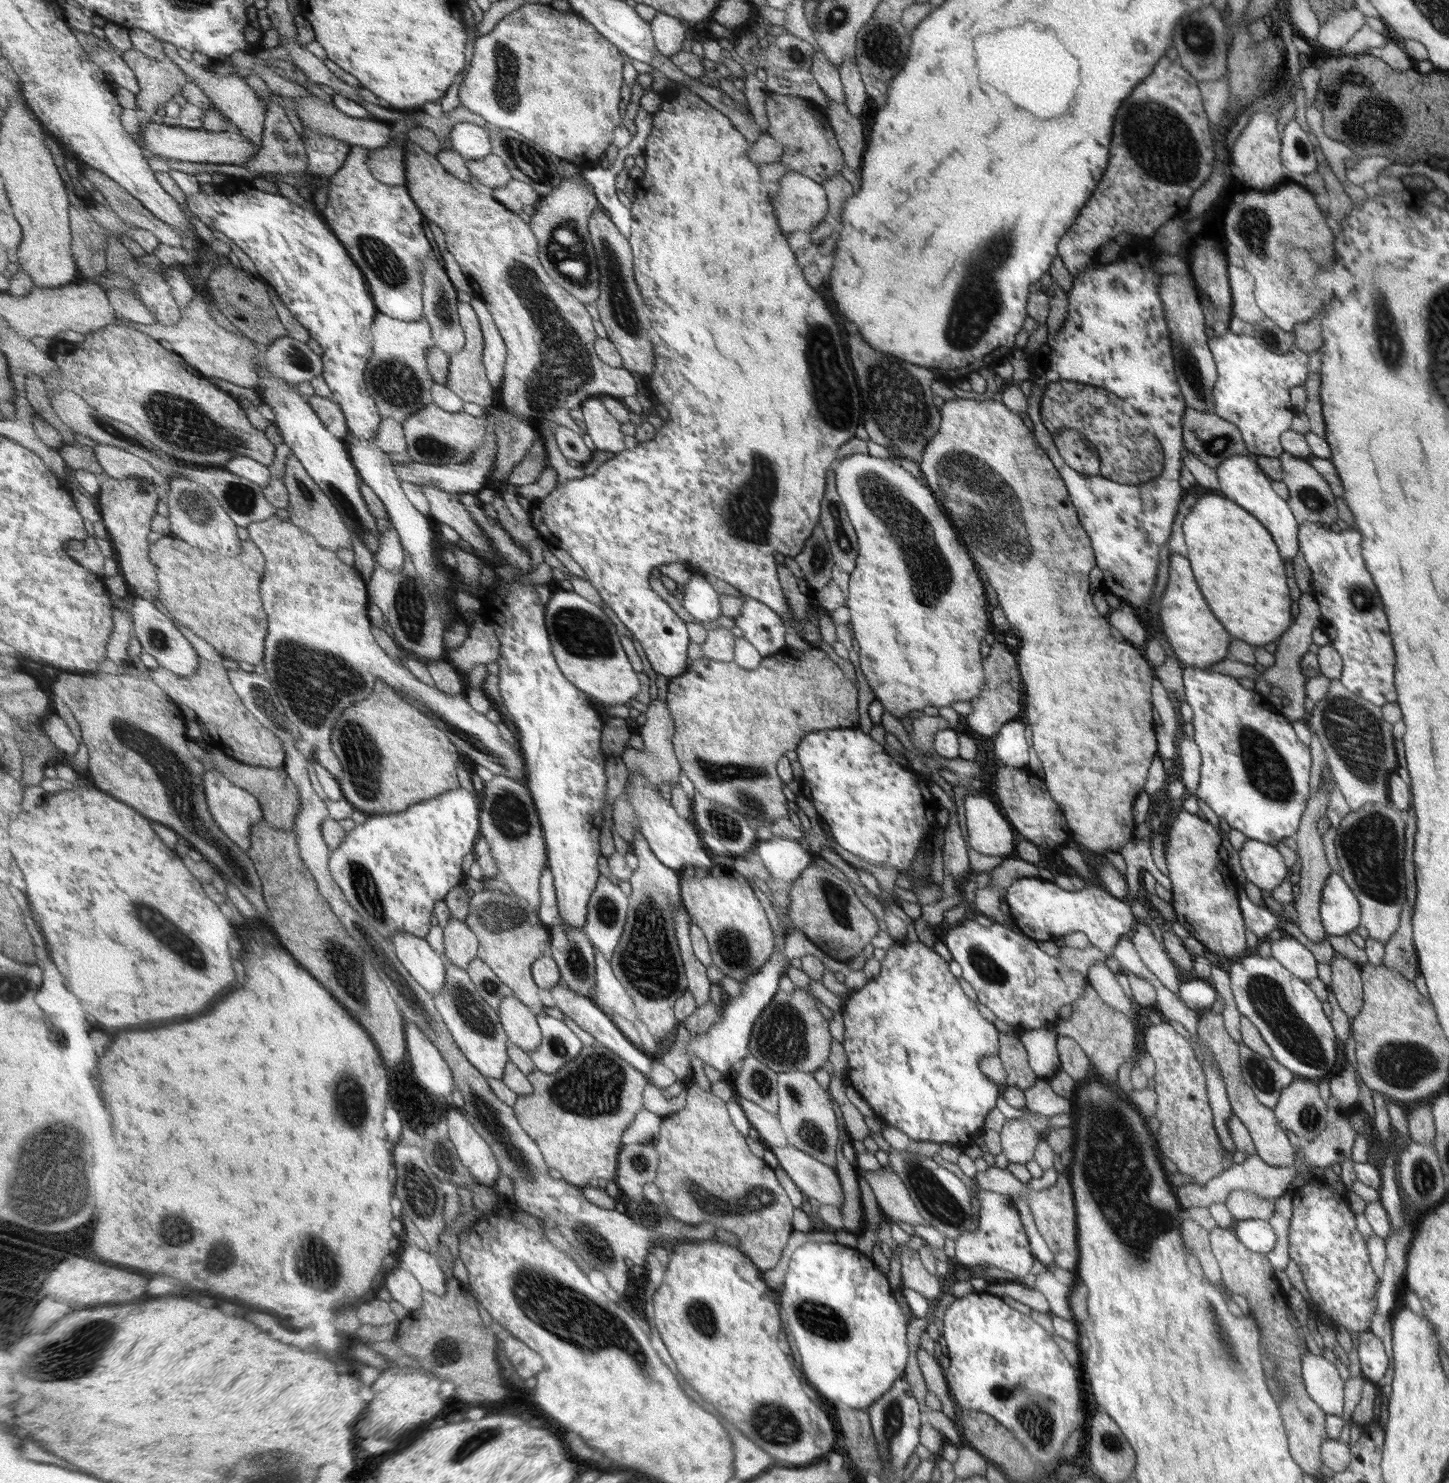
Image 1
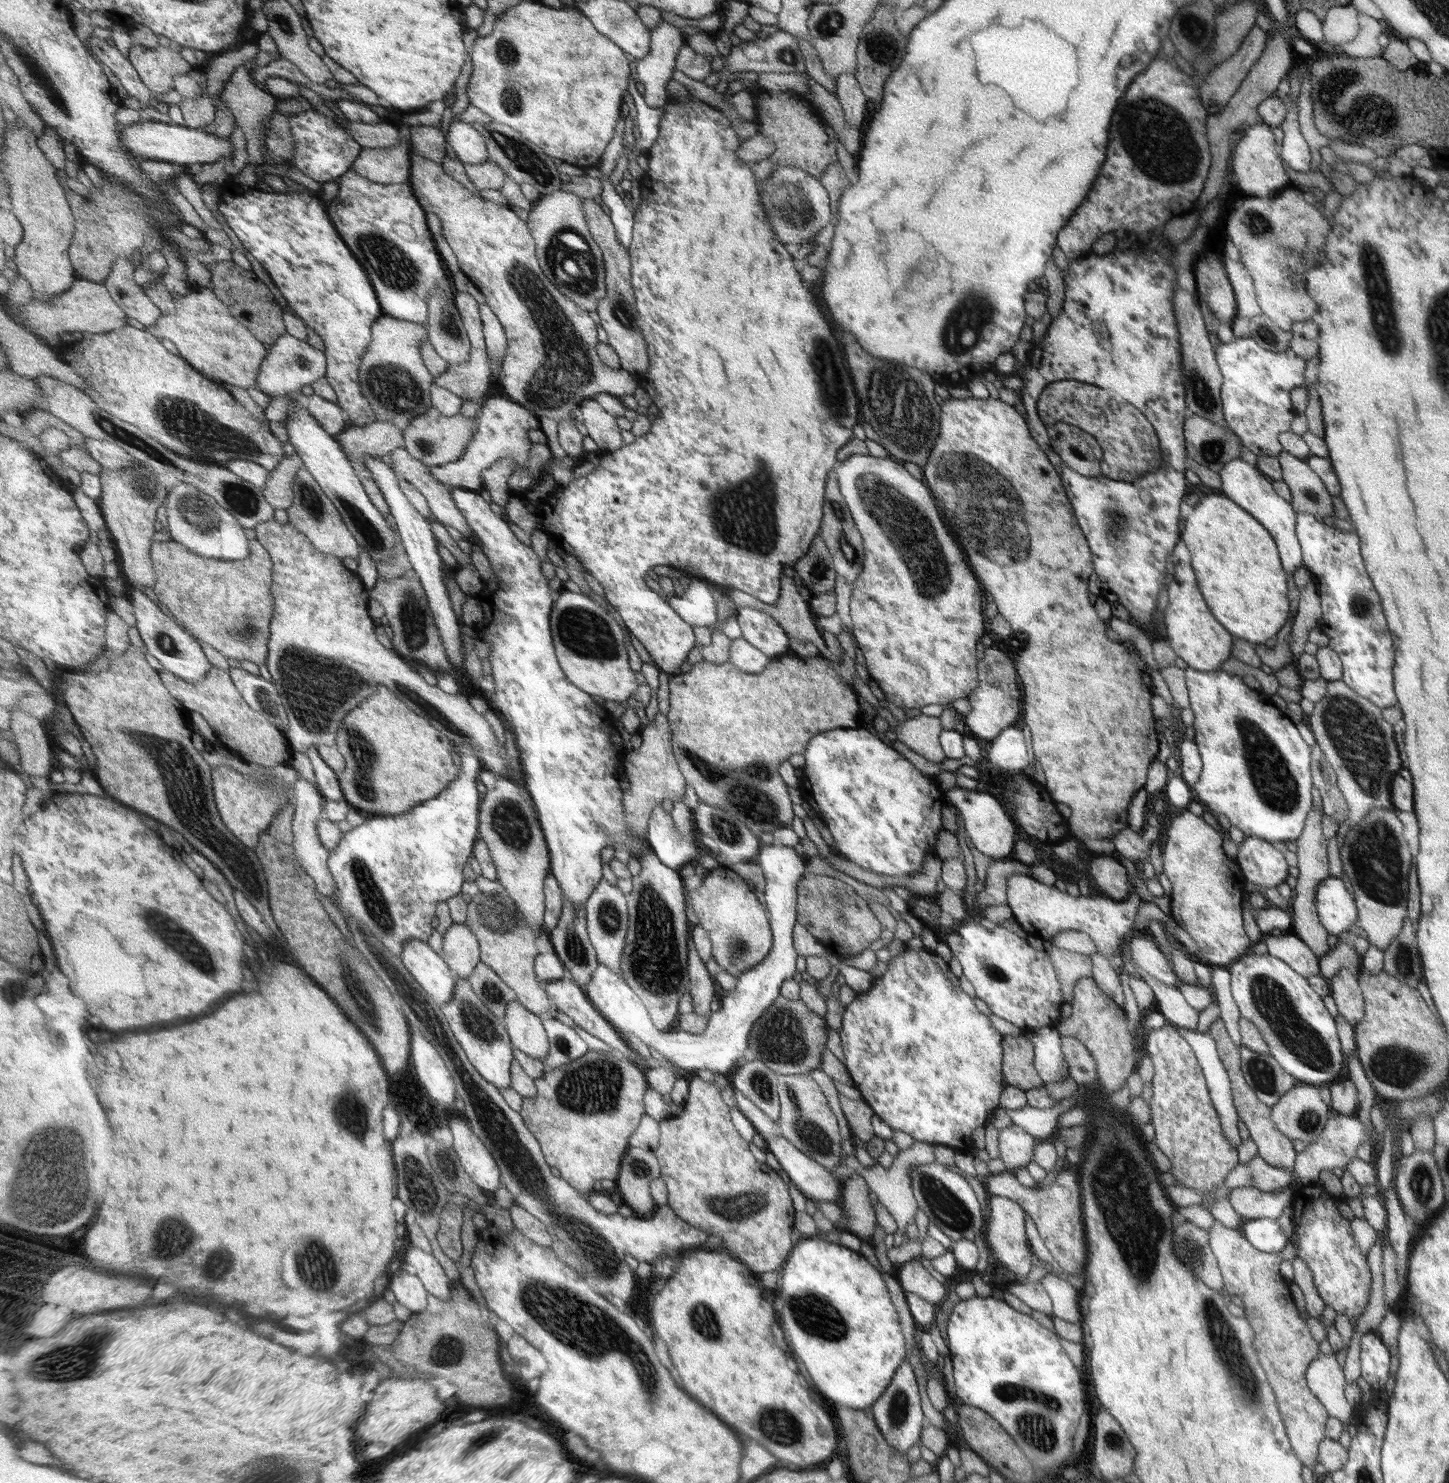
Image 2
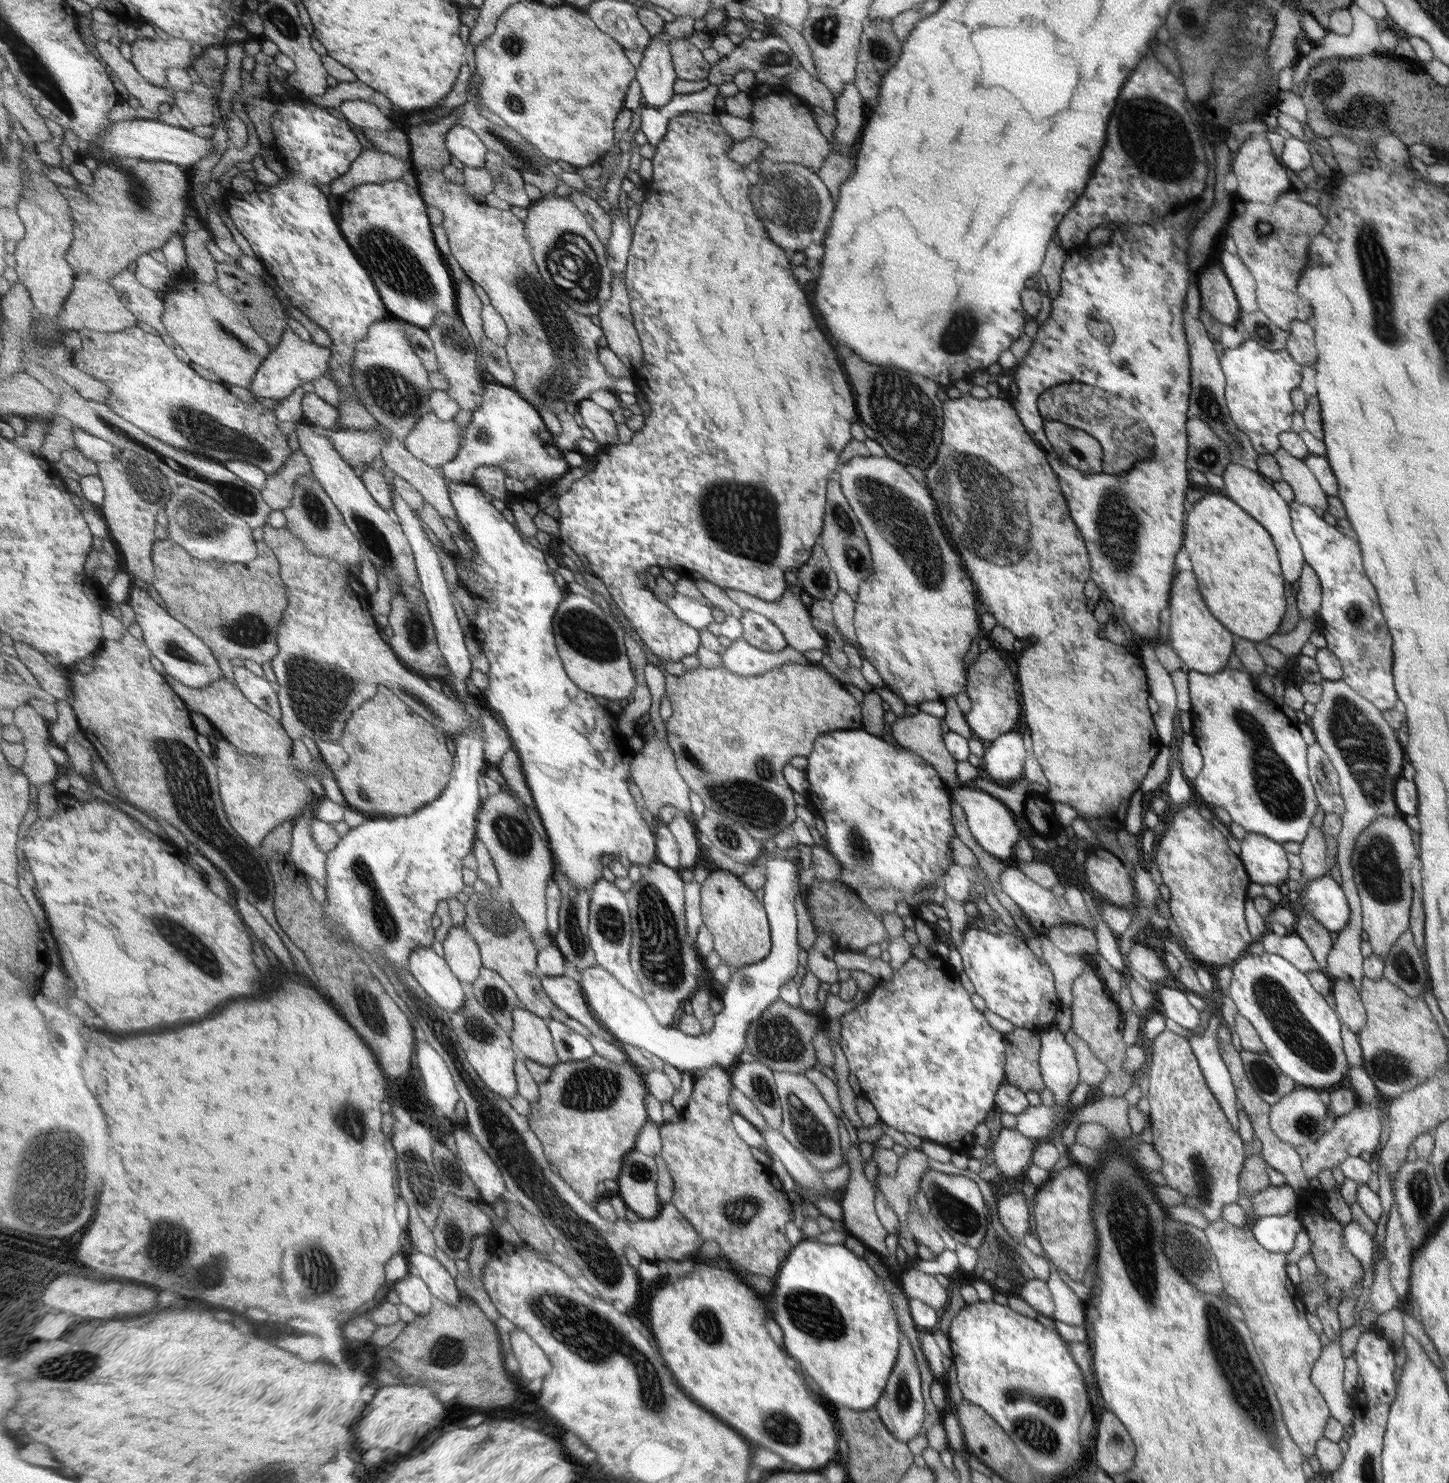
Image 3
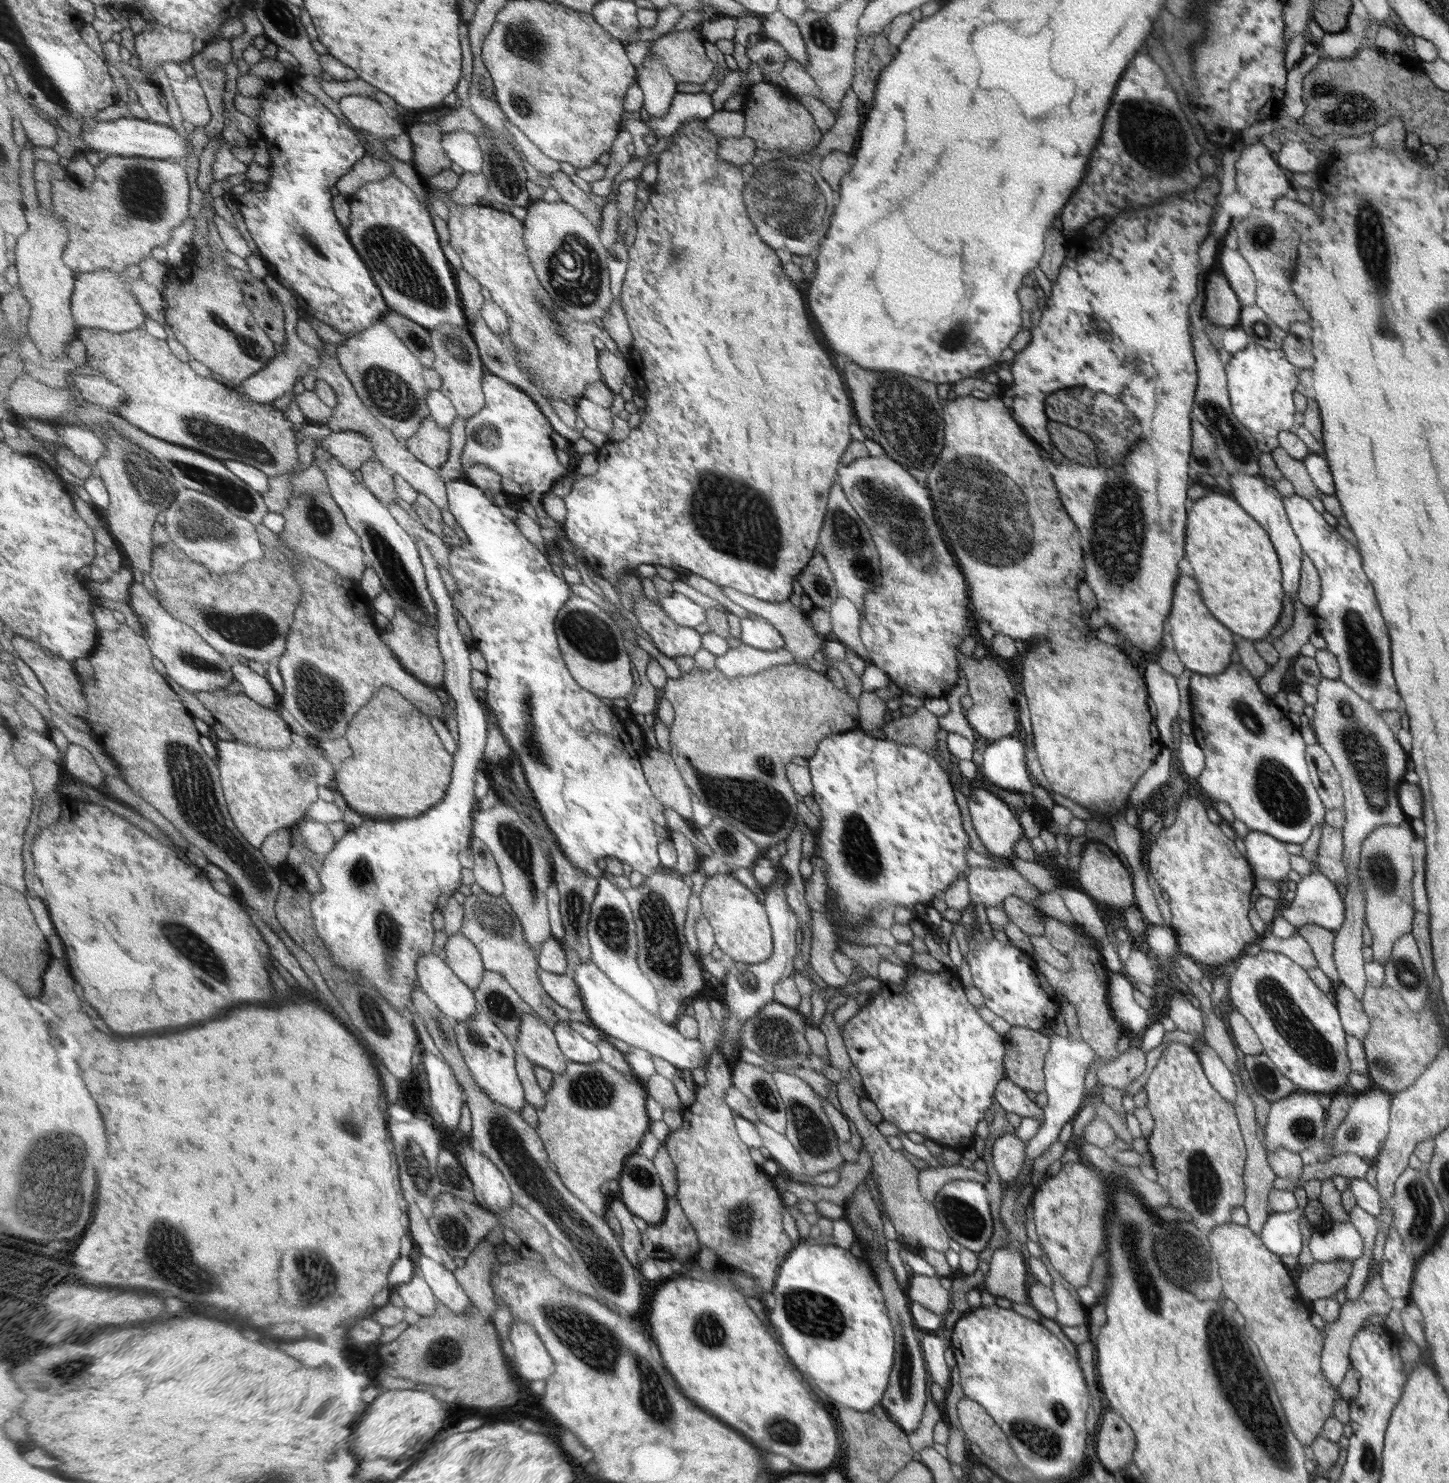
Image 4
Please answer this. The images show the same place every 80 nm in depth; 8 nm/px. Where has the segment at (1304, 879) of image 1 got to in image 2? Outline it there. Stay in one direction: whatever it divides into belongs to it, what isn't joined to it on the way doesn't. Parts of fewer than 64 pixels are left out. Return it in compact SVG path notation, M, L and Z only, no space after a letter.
M1311 810L1307 813L1306 824L1302 830L1301 836L1295 841L1296 844L1296 868L1299 869L1299 875L1295 879L1295 897L1289 901L1291 903L1290 927L1288 931L1297 939L1310 946L1317 958L1321 958L1327 952L1328 933L1323 929L1315 910L1316 888L1322 880L1329 878L1326 842L1320 830L1322 812Z

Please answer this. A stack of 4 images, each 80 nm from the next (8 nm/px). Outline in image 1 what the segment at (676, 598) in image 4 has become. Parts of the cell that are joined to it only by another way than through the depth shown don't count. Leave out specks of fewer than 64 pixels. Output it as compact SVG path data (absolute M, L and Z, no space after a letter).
M695 572L685 588L685 594L680 596L681 606L695 620L704 623L721 618L722 604L719 592L703 574Z

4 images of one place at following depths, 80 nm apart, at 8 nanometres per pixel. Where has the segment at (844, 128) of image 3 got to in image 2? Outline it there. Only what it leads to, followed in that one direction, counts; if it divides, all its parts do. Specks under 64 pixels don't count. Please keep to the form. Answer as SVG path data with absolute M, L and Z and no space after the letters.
M839 73L835 79L835 96L841 104L843 119L849 126L859 128L863 120L866 96L861 92L861 86L853 73Z

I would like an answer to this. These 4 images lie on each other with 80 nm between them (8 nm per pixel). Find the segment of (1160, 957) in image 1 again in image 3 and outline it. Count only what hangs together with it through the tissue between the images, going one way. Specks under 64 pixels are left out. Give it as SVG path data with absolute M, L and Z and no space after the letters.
M1134 940L1125 957L1125 964L1127 969L1133 968L1152 985L1165 980L1169 972L1155 950Z

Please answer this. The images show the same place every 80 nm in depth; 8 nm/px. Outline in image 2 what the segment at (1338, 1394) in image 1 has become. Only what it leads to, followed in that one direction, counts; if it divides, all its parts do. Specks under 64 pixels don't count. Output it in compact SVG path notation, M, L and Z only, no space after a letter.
M1317 1353L1305 1368L1303 1377L1309 1392L1321 1403L1329 1417L1340 1420L1343 1425L1352 1422L1353 1408L1344 1397L1345 1381L1341 1367L1335 1361L1335 1353Z

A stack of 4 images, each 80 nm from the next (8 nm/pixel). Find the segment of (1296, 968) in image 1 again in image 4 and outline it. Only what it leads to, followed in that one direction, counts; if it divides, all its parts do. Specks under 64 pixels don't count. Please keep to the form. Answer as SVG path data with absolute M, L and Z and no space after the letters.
M1265 934L1257 945L1260 946L1260 950L1286 955L1287 958L1291 959L1291 962L1298 963L1305 971L1316 967L1314 953L1301 935L1296 934L1291 936L1291 938L1283 940L1275 938L1274 935Z

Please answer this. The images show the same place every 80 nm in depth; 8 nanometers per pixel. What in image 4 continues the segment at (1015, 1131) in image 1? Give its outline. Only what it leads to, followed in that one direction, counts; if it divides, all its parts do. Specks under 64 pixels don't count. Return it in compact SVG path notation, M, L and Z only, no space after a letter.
M1014 1133L1002 1134L992 1146L993 1166L1001 1182L1011 1182L1019 1174L1026 1157L1026 1143Z

